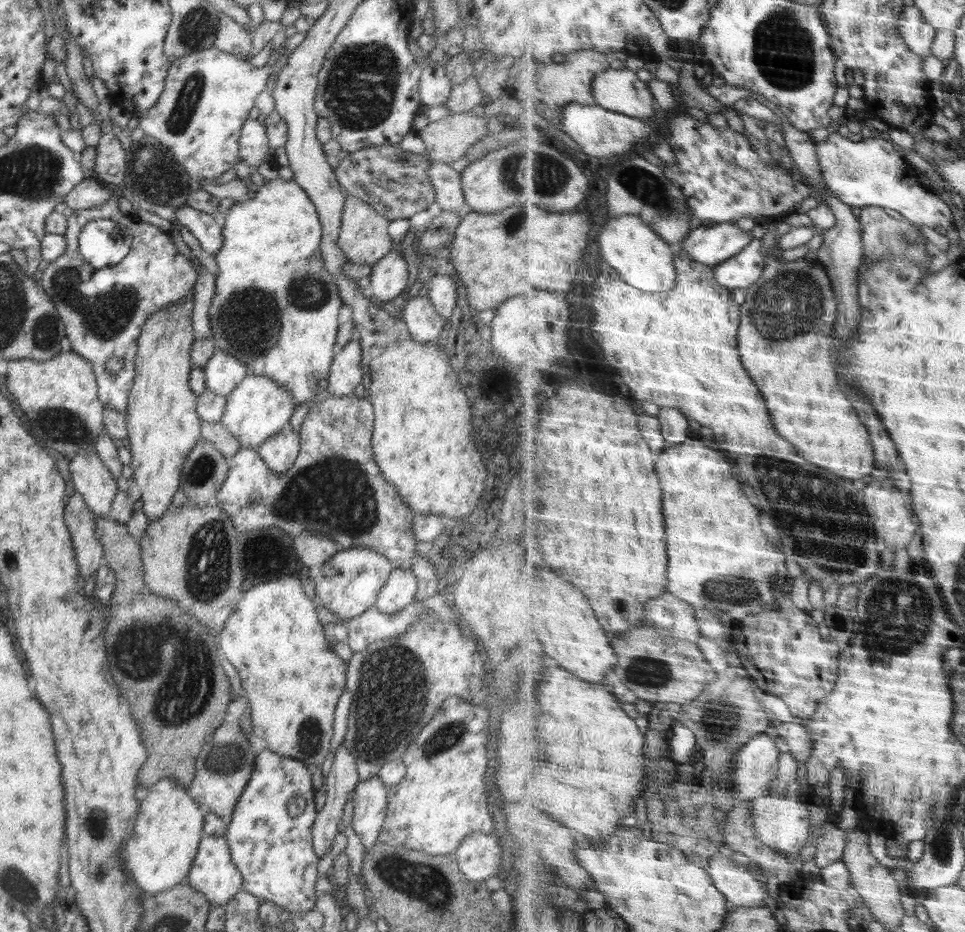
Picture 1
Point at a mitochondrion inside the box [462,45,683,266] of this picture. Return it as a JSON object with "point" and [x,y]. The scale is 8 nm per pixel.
{"point":[544,173]}

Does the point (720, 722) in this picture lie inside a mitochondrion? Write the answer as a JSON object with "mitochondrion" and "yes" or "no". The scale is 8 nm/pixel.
{"mitochondrion":"yes"}

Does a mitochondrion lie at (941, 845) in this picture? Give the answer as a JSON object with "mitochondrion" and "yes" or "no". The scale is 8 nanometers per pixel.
{"mitochondrion":"yes"}

